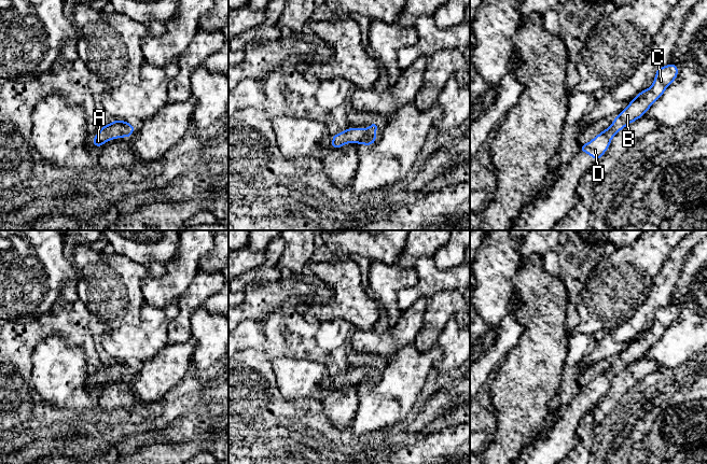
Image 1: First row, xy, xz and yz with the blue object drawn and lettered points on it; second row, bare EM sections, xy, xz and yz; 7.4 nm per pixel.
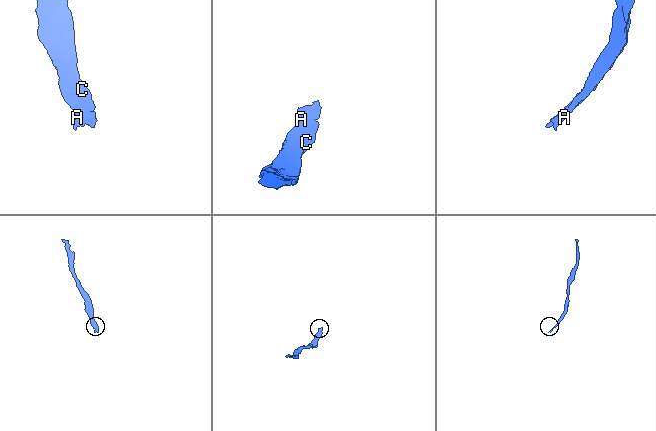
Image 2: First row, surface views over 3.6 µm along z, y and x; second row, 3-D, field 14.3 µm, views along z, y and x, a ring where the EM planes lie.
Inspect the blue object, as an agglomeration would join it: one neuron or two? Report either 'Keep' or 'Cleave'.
Keep

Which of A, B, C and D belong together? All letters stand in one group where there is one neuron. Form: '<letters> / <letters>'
A B C D

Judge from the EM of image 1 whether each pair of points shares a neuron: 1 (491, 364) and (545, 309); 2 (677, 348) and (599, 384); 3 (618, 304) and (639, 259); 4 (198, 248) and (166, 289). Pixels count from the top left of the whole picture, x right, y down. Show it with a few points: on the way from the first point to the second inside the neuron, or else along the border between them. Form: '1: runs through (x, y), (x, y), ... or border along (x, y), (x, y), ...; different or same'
1: border along (516, 314), (522, 325), (522, 334), (507, 355); different
2: border along (663, 335), (642, 355); different
3: runs through (618, 293), (618, 285), (631, 270); same
4: runs through (189, 257), (176, 279); same

